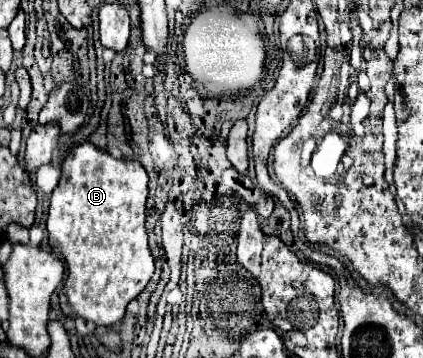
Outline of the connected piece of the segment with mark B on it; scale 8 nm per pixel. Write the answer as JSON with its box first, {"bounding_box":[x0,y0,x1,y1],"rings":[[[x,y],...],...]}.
{"bounding_box":[47,143,155,325],"rings":[[[81,143],[61,163],[61,179],[51,193],[47,213],[49,247],[63,255],[67,263],[67,279],[59,291],[59,305],[65,315],[83,317],[97,325],[113,325],[125,315],[125,307],[151,281],[155,263],[147,245],[145,231],[147,173],[135,159],[115,159],[97,149],[93,143]]]}

